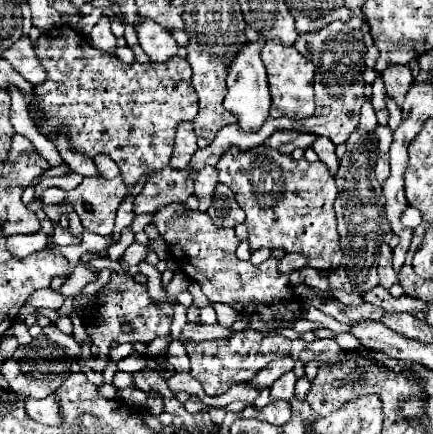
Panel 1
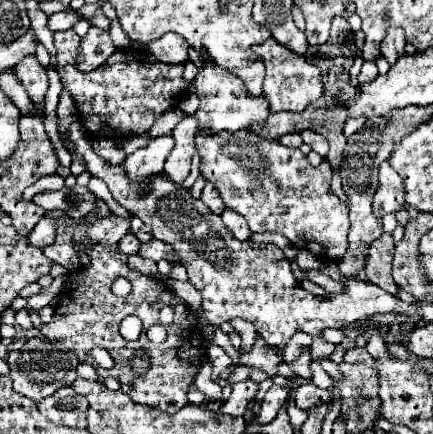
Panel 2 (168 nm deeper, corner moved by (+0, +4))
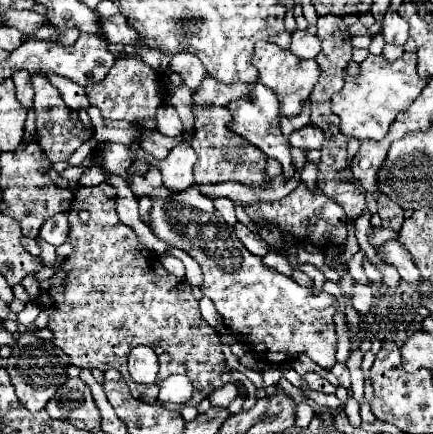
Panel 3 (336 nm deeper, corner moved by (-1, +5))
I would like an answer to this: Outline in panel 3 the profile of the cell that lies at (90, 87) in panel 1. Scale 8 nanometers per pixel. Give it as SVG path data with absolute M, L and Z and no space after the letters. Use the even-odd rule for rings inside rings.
M129 56L129 58L117 58L103 82L95 86L87 86L87 96L89 96L89 102L101 110L103 118L127 120L131 124L137 124L141 120L155 118L157 108L163 104L165 84L167 84L167 78L163 74L157 74L139 58Z

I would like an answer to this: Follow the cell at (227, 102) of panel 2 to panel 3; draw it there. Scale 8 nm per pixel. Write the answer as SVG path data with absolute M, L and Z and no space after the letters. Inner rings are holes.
M255 82L251 86L251 94L249 98L241 98L241 100L235 100L227 106L233 114L233 122L231 122L231 128L243 136L247 142L251 142L253 146L257 146L267 158L275 158L281 168L283 168L283 178L293 178L297 168L293 164L293 158L291 158L291 146L289 142L283 138L281 134L281 126L279 126L279 120L281 120L281 114L279 114L279 102L277 102L277 96L267 88L263 86L261 82Z

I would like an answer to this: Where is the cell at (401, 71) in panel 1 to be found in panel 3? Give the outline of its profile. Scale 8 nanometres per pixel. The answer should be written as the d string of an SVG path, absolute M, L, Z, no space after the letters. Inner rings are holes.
M389 8L385 14L383 36L385 36L385 42L393 42L393 44L401 44L401 46L409 38L409 24L393 8Z

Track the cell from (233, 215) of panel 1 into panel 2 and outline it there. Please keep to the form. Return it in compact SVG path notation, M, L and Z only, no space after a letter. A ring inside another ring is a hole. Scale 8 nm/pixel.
M226 207L226 209L220 213L220 217L222 217L224 225L232 231L232 235L234 235L236 239L246 241L246 239L250 237L250 229L248 229L248 225L246 225L246 219L240 217L240 215L236 215L236 211L232 211L230 207Z

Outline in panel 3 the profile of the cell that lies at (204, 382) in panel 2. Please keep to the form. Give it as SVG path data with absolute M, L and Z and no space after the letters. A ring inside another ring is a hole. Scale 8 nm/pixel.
M229 384L221 390L215 390L213 396L209 396L209 402L213 408L227 408L231 404L231 400L235 400L235 394L237 394L237 388Z

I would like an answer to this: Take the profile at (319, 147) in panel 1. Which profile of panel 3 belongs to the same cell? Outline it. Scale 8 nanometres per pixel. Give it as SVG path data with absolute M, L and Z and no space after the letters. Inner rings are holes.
M309 124L309 126L301 128L301 130L291 132L289 142L291 142L291 146L301 148L301 150L315 150L315 148L319 150L321 144L323 144L323 132L317 126Z

